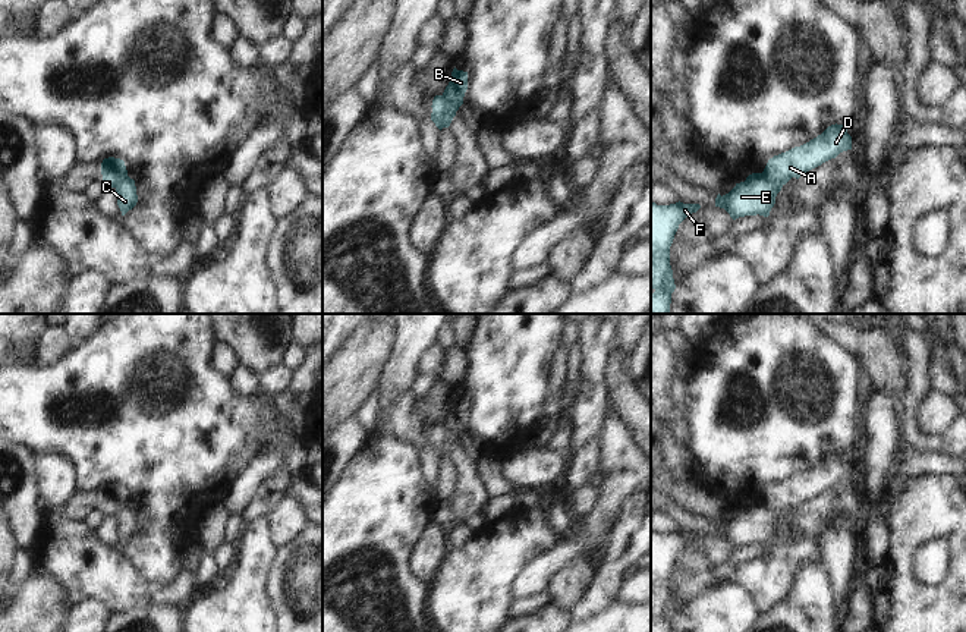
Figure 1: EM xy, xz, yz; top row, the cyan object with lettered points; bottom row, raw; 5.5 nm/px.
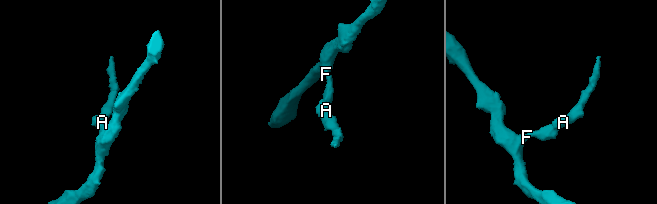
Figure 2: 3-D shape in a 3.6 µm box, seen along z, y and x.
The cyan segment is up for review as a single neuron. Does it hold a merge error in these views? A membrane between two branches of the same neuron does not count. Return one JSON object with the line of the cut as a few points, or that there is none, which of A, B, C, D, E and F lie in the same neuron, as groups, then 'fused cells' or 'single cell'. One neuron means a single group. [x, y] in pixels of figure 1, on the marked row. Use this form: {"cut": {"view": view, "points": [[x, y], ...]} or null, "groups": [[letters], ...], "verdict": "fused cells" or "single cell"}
{"cut": {"view": "yz", "points": [[761, 173], [782, 185]]}, "groups": [["A", "D"], ["B", "C", "E", "F"]], "verdict": "fused cells"}

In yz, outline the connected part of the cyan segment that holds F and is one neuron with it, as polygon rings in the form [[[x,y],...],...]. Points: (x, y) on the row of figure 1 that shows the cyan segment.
[[[651,201],[651,287],[655,290],[651,295],[651,314],[670,314],[671,293],[676,289],[670,265],[670,246],[679,224],[699,208],[699,204],[683,204],[680,201],[670,205],[657,205]]]

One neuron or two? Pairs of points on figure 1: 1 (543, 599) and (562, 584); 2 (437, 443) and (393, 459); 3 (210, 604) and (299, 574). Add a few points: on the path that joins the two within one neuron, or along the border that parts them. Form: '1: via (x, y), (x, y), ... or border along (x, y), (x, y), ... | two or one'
1: border along (546, 591), (550, 601) | two
2: border along (387, 433), (409, 443) | two
3: border along (277, 553), (266, 582), (266, 593), (276, 616) | two

